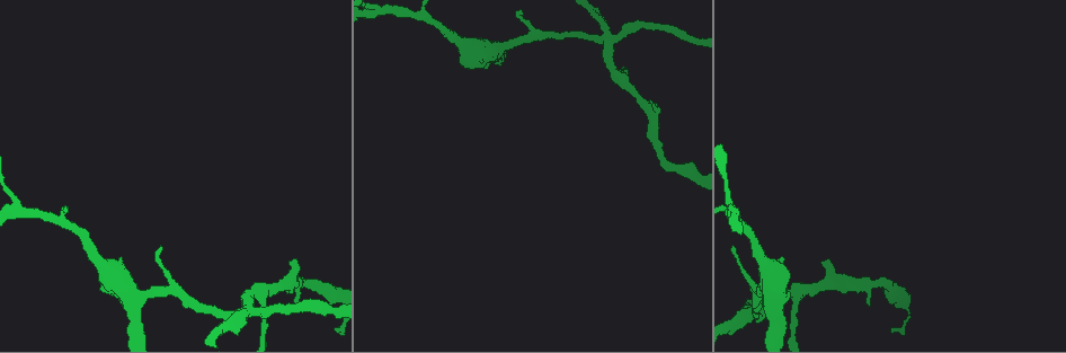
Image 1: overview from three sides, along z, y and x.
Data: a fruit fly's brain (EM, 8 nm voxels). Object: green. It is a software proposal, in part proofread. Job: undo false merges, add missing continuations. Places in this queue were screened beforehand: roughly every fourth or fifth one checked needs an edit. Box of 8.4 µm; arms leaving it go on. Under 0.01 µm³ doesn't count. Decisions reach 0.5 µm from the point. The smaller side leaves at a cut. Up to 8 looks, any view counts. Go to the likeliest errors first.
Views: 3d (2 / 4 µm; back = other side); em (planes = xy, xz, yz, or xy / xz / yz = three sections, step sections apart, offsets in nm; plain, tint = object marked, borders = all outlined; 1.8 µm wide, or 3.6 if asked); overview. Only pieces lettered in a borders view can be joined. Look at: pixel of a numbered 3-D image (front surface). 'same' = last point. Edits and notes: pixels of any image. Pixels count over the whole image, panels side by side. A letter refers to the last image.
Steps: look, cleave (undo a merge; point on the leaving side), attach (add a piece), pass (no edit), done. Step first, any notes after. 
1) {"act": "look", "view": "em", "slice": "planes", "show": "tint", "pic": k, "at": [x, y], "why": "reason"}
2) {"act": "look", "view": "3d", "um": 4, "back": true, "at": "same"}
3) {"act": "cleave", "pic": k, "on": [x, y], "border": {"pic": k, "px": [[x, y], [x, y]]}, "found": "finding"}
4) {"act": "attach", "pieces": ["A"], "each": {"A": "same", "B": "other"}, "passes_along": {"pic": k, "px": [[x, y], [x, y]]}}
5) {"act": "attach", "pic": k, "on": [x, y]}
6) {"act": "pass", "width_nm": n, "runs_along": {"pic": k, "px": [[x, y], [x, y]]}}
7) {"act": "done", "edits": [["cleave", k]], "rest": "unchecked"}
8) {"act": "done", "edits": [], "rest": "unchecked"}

{"act": "look", "view": "3d", "um": 4, "pic": 1, "at": [606, 40], "why": "looks like a crossing"}

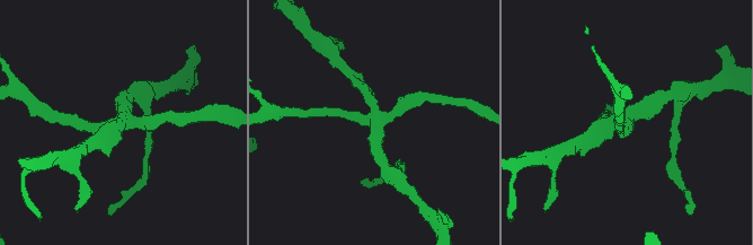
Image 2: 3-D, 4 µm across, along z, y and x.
{"act": "look", "view": "em", "slice": "planes", "show": "tint", "pic": 2, "at": [121, 123], "arms": 4, "why": "need the tissue"}

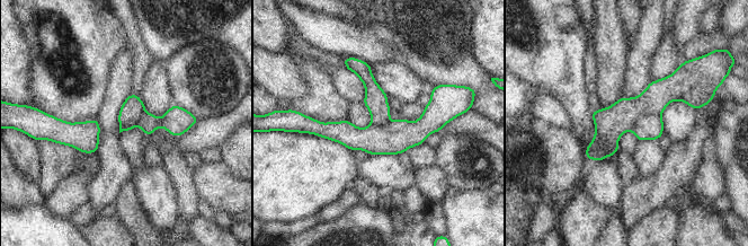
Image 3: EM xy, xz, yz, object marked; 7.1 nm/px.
{"act": "look", "view": "em", "slice": "planes", "show": "borders", "at": "same"}

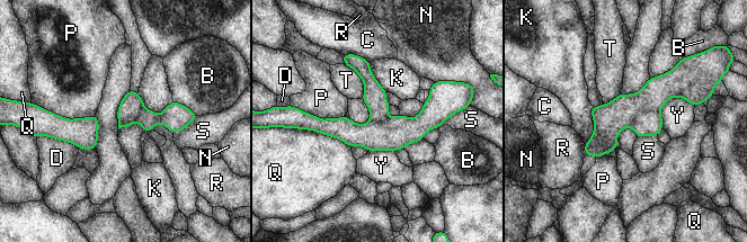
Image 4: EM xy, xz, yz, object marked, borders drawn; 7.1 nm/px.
{"act": "cleave", "pic": 4, "on": [610, 118], "each": {"B": "other", "C": "other", "D": "other", "K": "other", "N": "other", "P": "other", "Q": "other", "R": "other", "S": "other", "T": "other", "Y": "other"}, "part_leaving": {"pic": 4, "px": [[695, 101], [658, 90], [587, 152]]}, "found": "a second neuron is stuck on"}

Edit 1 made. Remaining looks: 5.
{"act": "look", "view": "overview", "why": "redraw"}

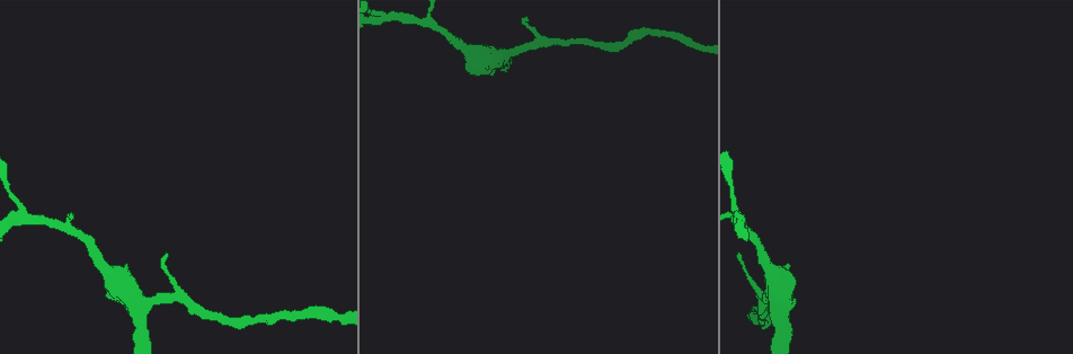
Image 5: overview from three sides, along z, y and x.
{"act": "look", "view": "em", "slice": "xz", "step": 4, "show": "tint", "pic": 5, "at": [428, 21]}

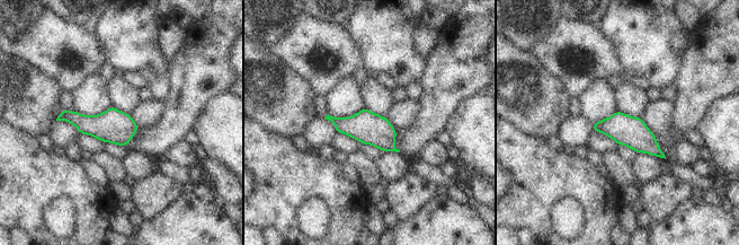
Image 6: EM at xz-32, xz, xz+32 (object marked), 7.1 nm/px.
{"act": "look", "view": "em", "slice": "planes", "show": "borders", "at": "same"}

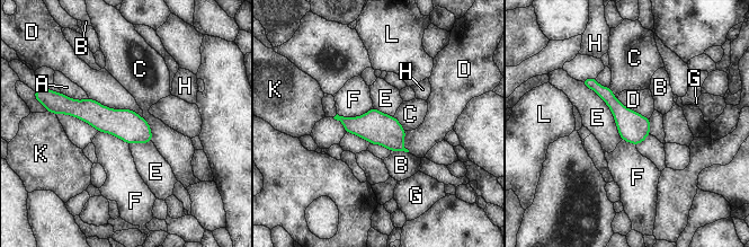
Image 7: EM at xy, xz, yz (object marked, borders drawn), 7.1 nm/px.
{"act": "pass", "each": {"A": "other", "B": "other", "C": "other", "D": "other", "E": "other", "F": "other", "G": "other", "H": "other", "K": "other", "L": "other"}, "runs_along": {"pic": 7, "px": [[61, 108], [87, 109], [149, 139]]}, "found": "continuous, no second neuron"}

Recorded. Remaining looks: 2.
{"act": "done", "edits": [["cleave", 4]], "rest": "unchecked"}

